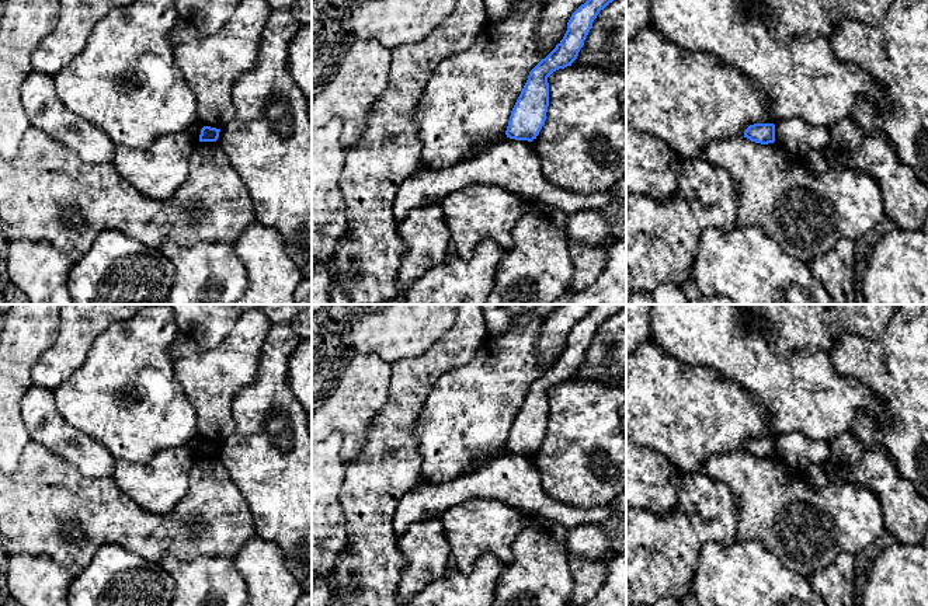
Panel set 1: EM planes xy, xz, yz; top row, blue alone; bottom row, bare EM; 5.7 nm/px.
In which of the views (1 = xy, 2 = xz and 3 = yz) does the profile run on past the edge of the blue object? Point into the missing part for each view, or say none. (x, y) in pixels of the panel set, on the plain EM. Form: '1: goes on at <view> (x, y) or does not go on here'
1: does not go on here
2: does not go on here
3: does not go on here

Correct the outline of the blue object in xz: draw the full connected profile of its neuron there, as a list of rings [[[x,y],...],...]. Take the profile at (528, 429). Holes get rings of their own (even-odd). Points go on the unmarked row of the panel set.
[[[594,304],[590,313],[571,328],[563,354],[529,386],[511,425],[507,452],[528,456],[536,453],[545,439],[549,421],[548,391],[559,383],[571,380],[599,325],[625,307],[626,304]]]

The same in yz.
[[[754,438],[750,439],[745,446],[744,452],[750,453],[751,456],[768,459],[775,456],[775,439],[774,438]]]

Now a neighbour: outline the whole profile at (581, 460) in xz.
[[[567,380],[553,386],[548,397],[546,435],[531,456],[545,494],[577,509],[608,505],[626,488],[626,435],[619,417],[626,390],[598,382]]]

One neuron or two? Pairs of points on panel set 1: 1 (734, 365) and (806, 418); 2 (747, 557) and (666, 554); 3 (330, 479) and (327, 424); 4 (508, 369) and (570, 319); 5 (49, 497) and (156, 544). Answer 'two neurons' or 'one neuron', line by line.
1: one neuron
2: two neurons
3: two neurons
4: two neurons
5: one neuron

